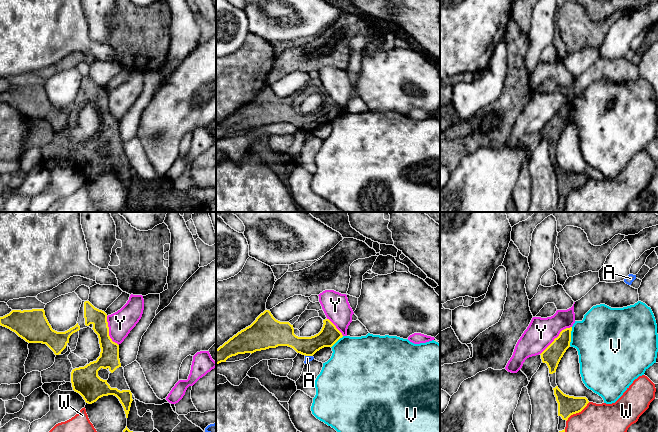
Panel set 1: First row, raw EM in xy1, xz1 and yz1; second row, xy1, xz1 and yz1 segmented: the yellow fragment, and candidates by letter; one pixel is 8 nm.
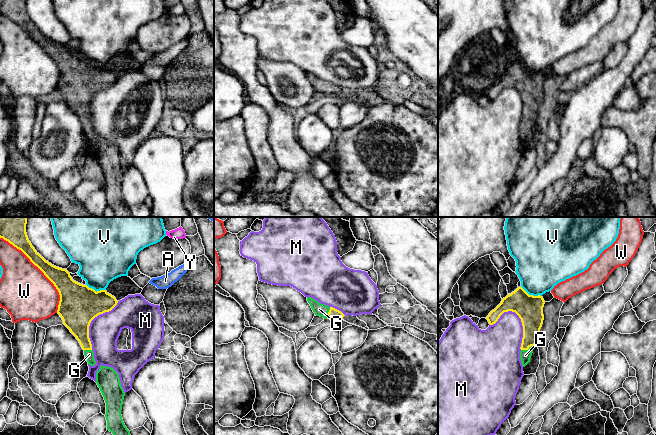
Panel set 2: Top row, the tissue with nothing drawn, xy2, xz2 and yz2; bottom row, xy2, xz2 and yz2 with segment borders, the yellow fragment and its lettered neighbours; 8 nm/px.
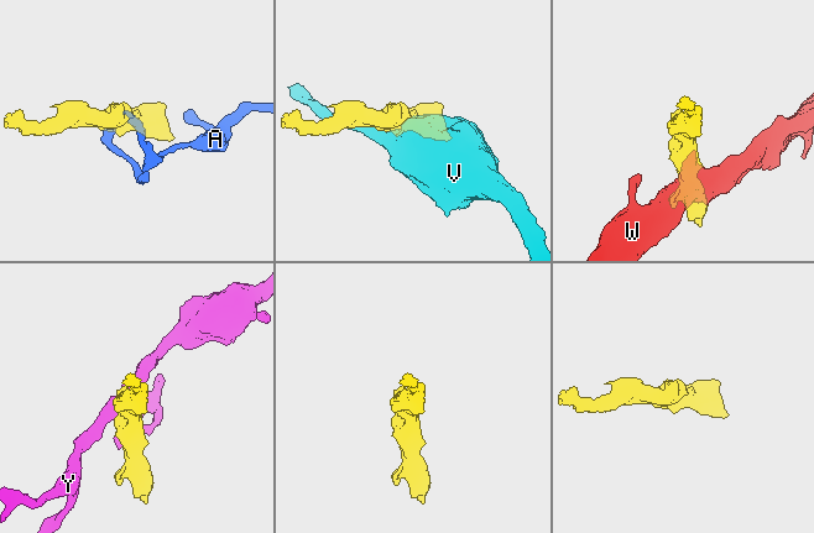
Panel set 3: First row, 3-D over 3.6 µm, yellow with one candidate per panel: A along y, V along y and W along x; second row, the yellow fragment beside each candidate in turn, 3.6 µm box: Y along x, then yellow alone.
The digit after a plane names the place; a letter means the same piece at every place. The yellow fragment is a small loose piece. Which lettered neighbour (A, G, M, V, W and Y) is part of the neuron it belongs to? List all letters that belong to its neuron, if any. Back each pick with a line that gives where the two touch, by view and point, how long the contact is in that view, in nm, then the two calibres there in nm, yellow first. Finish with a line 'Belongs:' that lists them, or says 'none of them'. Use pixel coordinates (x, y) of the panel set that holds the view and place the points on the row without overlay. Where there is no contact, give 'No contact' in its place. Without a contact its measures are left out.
G: Touches yellow at yz2 (526, 125). Shared border 100 nm. Thickness 180 nm (yellow) against 100 nm
Belongs: G

